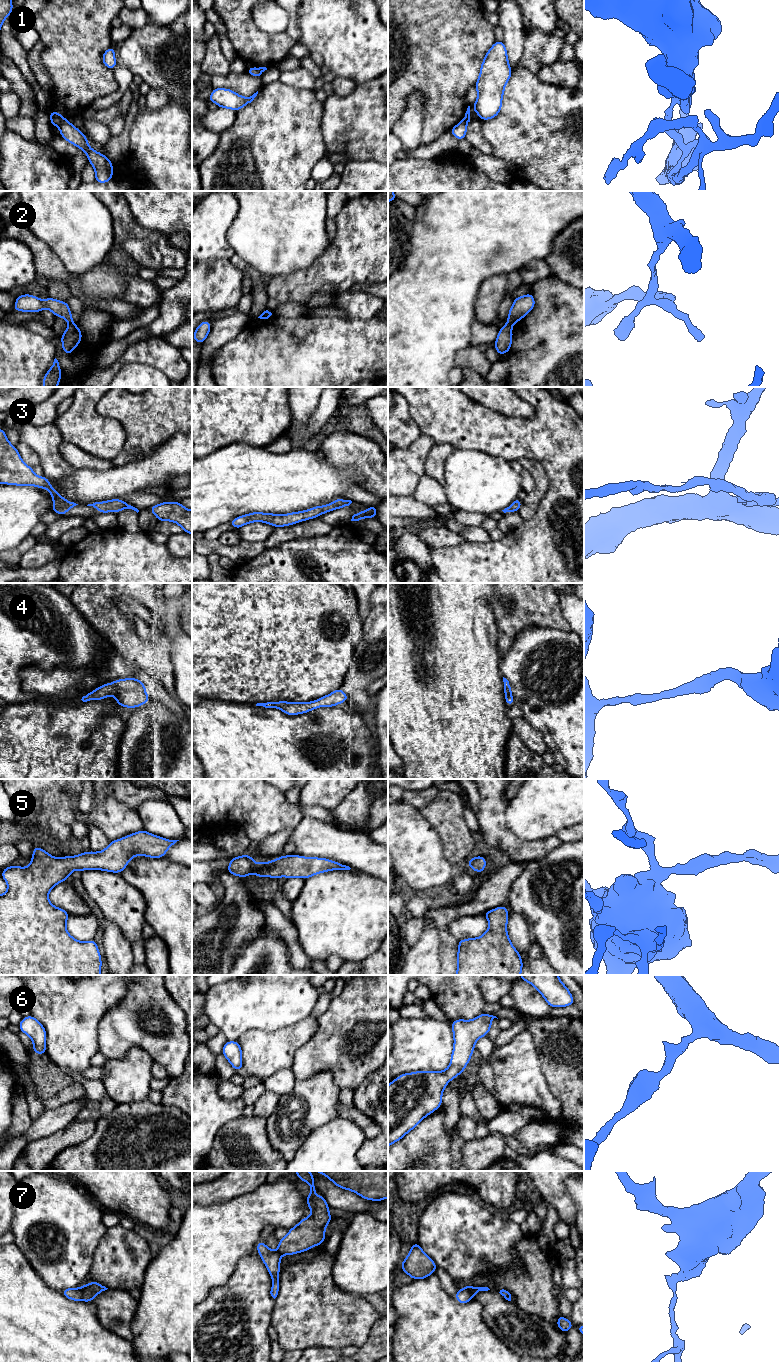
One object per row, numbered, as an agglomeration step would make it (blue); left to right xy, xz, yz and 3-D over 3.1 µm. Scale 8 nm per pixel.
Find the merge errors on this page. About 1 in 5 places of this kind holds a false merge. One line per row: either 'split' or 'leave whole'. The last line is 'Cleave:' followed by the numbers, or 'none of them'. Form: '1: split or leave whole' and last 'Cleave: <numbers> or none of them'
1: split
2: split
3: leave whole
4: leave whole
5: leave whole
6: leave whole
7: split
Cleave: 1, 2, 7

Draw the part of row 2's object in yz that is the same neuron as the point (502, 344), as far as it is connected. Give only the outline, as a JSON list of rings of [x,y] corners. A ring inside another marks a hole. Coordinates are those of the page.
[[[507,323],[499,329],[497,339],[494,342],[494,347],[498,353],[498,356],[501,354],[508,353],[510,351],[512,337],[512,325],[509,325]]]

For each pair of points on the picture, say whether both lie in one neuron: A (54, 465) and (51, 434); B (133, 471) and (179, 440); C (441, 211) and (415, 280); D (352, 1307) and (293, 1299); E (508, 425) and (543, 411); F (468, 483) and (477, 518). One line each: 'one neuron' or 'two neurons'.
A: one neuron
B: one neuron
C: one neuron
D: one neuron
E: one neuron
F: two neurons

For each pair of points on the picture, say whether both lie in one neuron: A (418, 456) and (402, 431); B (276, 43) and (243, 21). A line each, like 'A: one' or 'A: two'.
A: two
B: one

